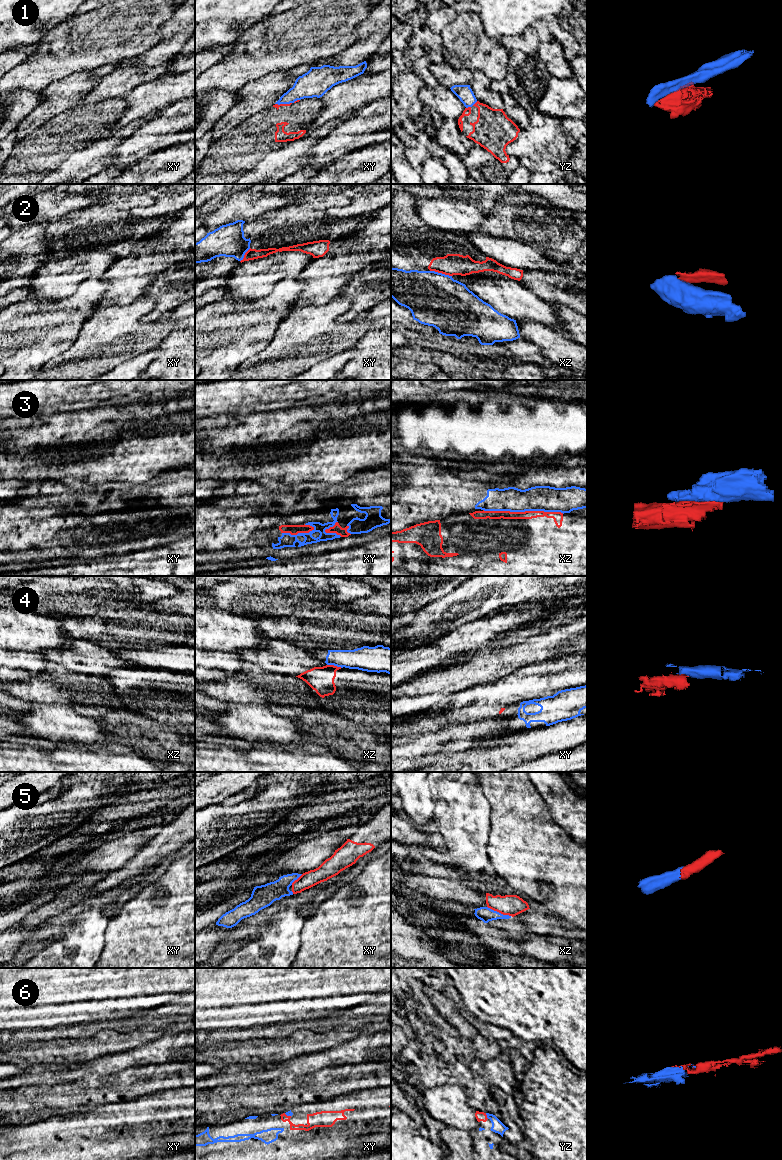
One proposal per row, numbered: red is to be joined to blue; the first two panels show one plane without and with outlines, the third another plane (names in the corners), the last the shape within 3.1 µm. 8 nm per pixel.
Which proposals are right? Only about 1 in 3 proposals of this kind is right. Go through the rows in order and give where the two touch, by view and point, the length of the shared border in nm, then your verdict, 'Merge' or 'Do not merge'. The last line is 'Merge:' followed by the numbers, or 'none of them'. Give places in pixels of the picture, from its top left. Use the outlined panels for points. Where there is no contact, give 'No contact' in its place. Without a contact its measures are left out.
1: Touches blue at yz (474, 103). Shared border 60 nm. Do not merge
2: Touches blue at xz (441, 273). Shared border 180 nm. Do not merge
3: Touches blue at xz (523, 511). Shared border 650 nm. Do not merge
4: Touches blue at xz (334, 665). Shared border 120 nm. Do not merge
5: Touches blue at xz (498, 912). Shared border 200 nm. Do not merge
6: Touches blue at yz (487, 1116). Shared border 50 nm. Merge
Merge: 6

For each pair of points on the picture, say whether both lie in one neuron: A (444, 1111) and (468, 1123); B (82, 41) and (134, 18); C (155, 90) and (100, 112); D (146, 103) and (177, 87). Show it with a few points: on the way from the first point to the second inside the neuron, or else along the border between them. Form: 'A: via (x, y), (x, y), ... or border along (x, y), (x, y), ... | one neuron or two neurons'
A: via (450, 1111), (457, 1112), (462, 1117) | one neuron
B: via (95, 40), (98, 37), (121, 30) | one neuron
C: border along (124, 98), (126, 108), (115, 123) | two neurons
D: via (154, 97), (169, 88) | one neuron

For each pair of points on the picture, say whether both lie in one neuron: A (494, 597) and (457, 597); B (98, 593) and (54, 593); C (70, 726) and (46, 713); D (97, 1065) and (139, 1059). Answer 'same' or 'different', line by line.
A: same
B: same
C: same
D: same

